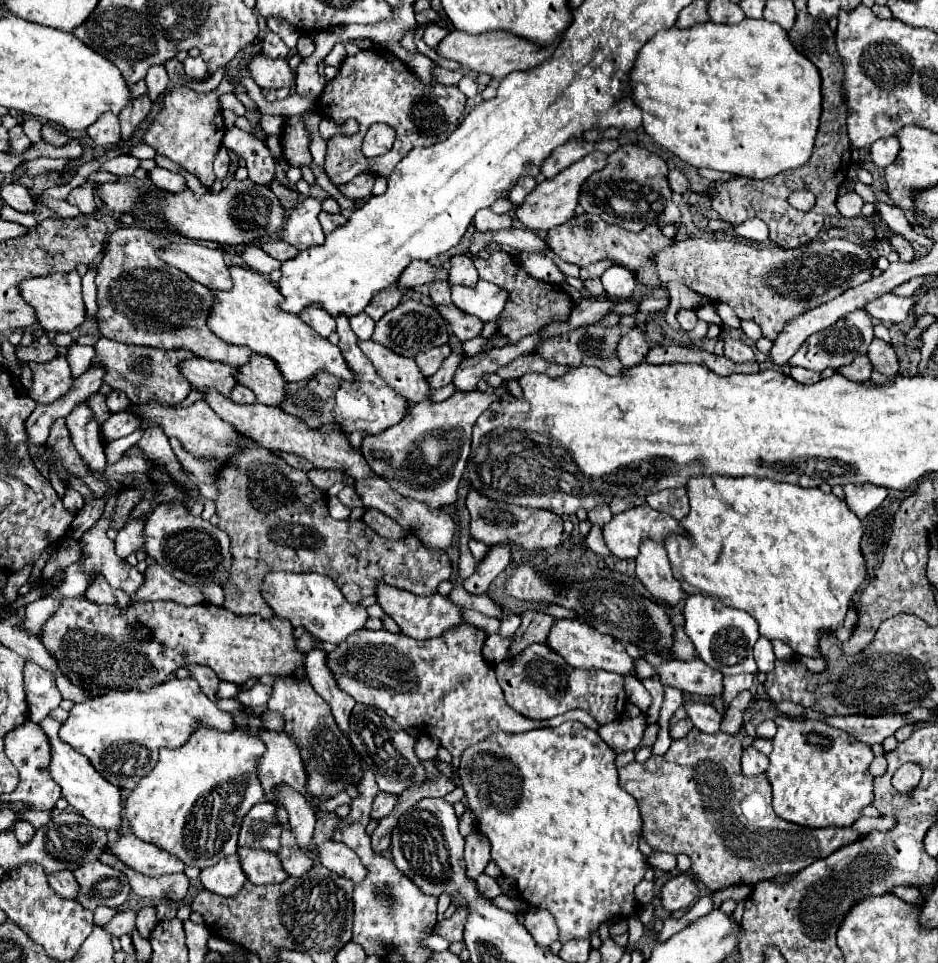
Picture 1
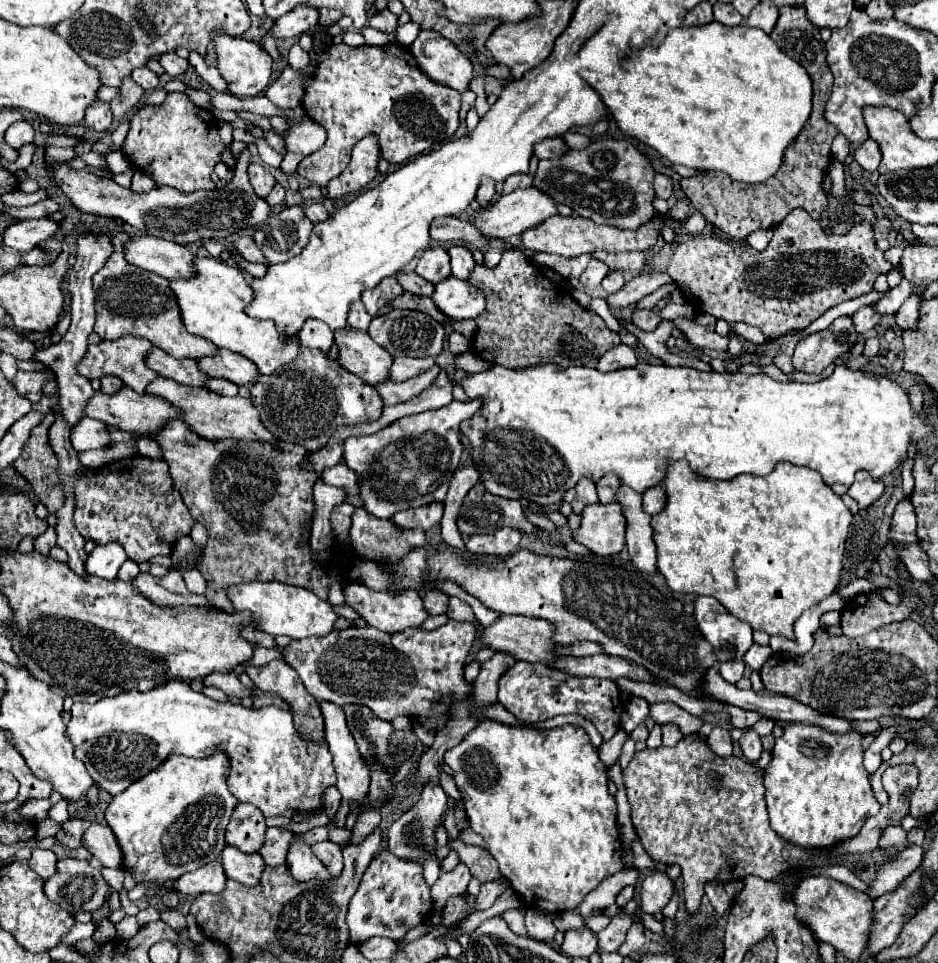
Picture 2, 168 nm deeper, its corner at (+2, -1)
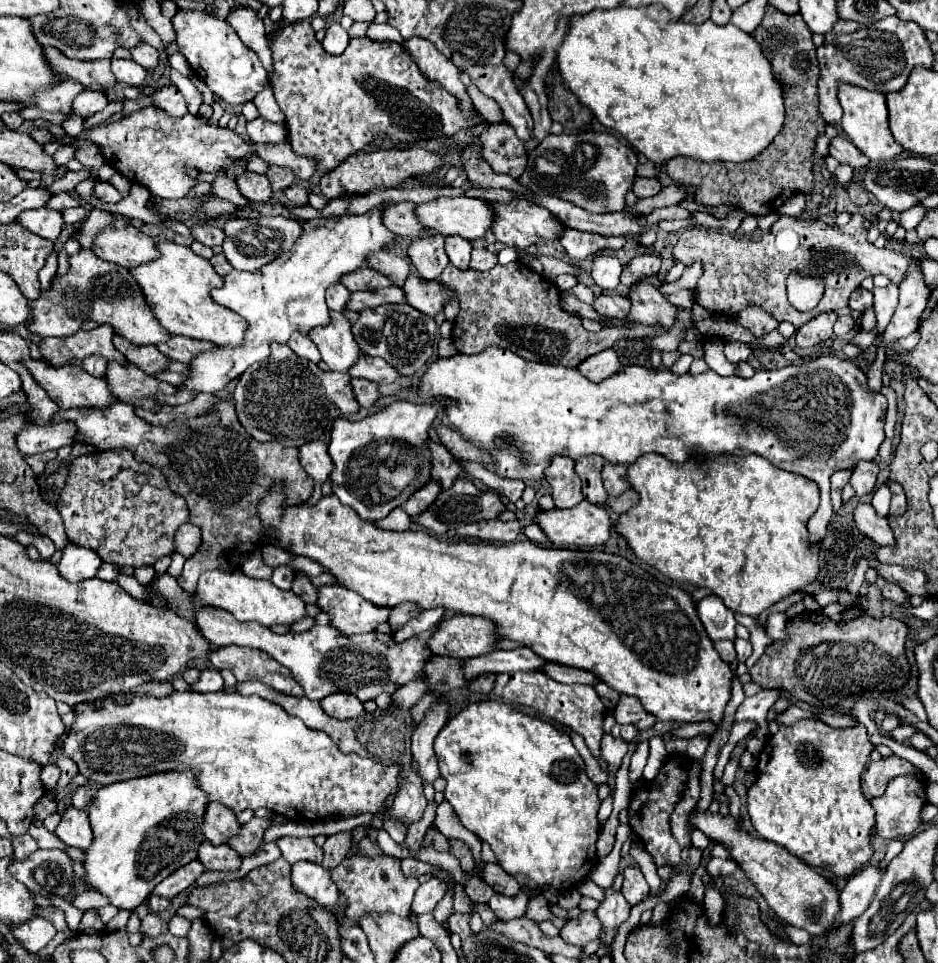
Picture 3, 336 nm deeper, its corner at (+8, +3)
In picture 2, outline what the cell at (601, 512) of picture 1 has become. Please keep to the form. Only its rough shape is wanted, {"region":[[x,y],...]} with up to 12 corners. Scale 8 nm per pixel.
{"region":[[581,480],[565,492],[565,502],[581,514],[585,506],[599,502],[595,484]]}

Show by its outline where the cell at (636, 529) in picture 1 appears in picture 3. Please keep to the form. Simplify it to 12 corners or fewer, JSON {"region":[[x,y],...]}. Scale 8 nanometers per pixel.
{"region":[[597,504],[541,510],[535,524],[559,548],[601,546],[609,512]]}

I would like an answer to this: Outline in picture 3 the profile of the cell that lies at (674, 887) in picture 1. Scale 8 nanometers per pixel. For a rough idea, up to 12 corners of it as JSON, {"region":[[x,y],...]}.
{"region":[[639,868],[623,870],[621,894],[635,906],[649,894]]}

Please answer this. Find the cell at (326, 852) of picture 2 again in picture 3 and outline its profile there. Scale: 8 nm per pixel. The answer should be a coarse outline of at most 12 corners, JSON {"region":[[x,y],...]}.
{"region":[[313,838],[277,840],[281,856],[289,862],[315,862],[323,850]]}

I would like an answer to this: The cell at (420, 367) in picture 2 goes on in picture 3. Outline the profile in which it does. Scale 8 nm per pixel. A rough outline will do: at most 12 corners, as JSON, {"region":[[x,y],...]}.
{"region":[[361,354],[349,368],[351,378],[389,384],[399,378],[381,358]]}

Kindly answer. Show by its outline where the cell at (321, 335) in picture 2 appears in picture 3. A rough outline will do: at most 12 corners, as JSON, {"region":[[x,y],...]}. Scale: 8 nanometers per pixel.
{"region":[[291,334],[287,346],[297,356],[319,364],[319,350],[307,334]]}

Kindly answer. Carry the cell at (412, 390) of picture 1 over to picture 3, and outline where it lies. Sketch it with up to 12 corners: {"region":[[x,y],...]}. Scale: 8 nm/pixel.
{"region":[[341,312],[309,330],[321,360],[347,372],[359,346]]}

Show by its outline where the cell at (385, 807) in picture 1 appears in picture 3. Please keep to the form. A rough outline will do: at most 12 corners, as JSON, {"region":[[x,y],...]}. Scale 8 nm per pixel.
{"region":[[351,832],[329,836],[321,866],[333,870],[351,848]]}

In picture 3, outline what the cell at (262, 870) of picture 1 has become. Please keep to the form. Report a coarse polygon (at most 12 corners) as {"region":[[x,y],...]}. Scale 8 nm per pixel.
{"region":[[227,844],[197,850],[205,870],[235,870],[241,858]]}

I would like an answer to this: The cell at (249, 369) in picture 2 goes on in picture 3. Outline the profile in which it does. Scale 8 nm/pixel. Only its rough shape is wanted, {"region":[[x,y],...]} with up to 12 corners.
{"region":[[171,336],[157,350],[171,360],[189,364],[195,354],[215,344]]}

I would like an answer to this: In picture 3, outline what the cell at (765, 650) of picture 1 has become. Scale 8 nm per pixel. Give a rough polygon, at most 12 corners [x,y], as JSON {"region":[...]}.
{"region":[[737,638],[737,662],[745,662],[753,652],[751,642]]}

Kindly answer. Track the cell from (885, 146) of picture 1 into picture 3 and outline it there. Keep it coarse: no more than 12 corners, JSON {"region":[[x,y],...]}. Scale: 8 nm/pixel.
{"region":[[831,138],[829,156],[855,170],[867,166],[861,154],[851,140]]}

